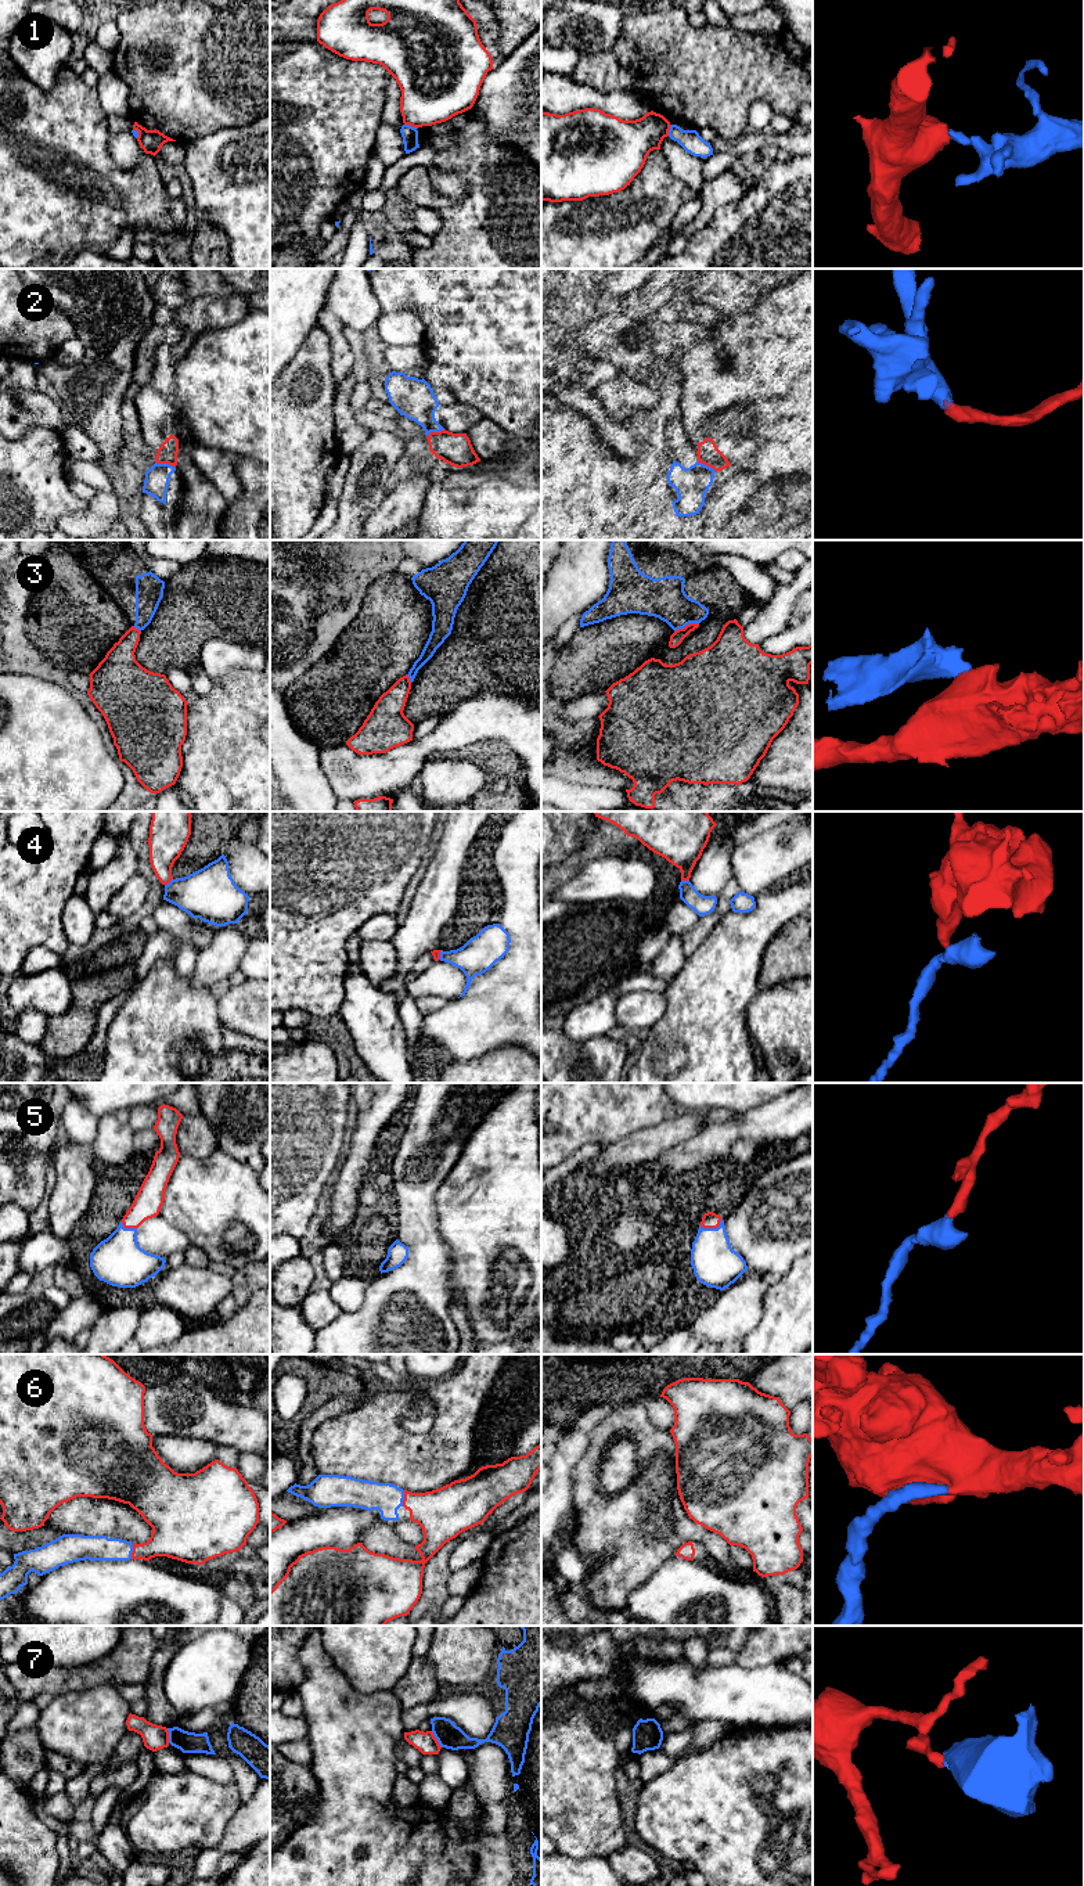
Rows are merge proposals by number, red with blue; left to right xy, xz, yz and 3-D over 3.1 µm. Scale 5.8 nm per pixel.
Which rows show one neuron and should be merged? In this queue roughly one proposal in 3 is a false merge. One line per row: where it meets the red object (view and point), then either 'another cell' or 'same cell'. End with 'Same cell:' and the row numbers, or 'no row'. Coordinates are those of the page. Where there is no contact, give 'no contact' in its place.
1: xz (411, 125) | another cell
2: xy (165, 463) | another cell
3: yz (687, 625) | another cell
4: xy (168, 882) | another cell
5: yz (712, 1227) | same cell
6: xy (133, 1551) | same cell
7: xz (436, 1739) | another cell
Same cell: 5, 6

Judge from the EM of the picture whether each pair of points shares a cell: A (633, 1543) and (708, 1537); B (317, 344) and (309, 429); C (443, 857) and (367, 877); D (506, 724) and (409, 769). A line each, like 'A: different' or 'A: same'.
A: same
B: same
C: different
D: same

